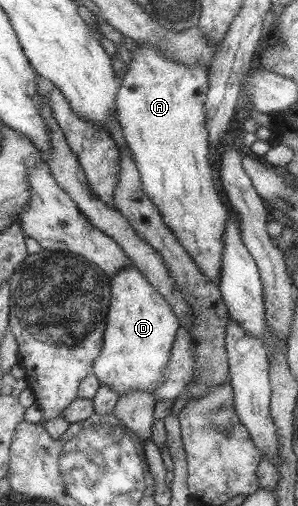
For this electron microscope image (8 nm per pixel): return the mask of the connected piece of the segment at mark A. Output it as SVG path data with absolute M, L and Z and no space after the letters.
M140 42L131 55L130 62L127 65L126 72L120 82L119 93L116 97L116 111L118 111L117 120L120 128L122 128L122 136L126 141L128 150L132 152L132 158L135 159L136 167L139 175L142 177L143 191L154 201L154 204L162 213L163 222L171 228L172 235L179 240L187 254L195 262L199 271L204 274L210 282L219 283L220 273L223 269L223 253L224 253L224 233L227 231L228 211L222 205L220 197L216 195L216 185L214 185L214 177L210 171L210 163L208 163L208 136L206 127L207 113L205 112L205 103L207 103L207 93L210 89L208 84L208 71L204 70L202 64L181 64L172 62L172 60L164 58L162 54L156 50L156 47L148 42Z

